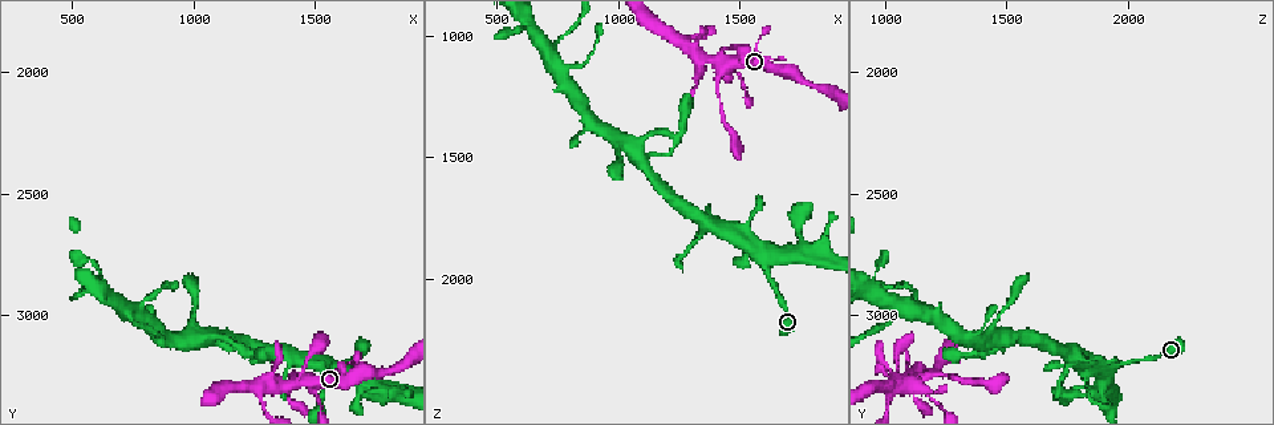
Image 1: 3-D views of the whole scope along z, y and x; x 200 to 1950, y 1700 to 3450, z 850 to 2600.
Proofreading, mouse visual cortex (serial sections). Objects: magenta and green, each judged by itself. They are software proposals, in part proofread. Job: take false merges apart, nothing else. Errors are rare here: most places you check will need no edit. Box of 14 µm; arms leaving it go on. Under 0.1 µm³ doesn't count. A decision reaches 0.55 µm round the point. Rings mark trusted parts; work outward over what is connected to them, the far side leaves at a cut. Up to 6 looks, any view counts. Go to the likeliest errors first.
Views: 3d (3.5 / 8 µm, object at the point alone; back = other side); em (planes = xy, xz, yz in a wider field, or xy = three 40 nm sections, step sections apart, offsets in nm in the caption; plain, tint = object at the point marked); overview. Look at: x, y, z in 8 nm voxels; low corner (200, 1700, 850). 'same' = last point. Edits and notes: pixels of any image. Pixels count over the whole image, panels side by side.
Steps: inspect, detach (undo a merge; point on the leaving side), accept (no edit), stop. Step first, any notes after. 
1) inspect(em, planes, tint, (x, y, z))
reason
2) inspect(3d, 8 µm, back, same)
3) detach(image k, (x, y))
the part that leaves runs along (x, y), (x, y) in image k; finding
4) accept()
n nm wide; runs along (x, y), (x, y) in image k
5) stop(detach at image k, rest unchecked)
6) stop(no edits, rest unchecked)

inspect(3d, 8 µm, (1440, 3270, 1120))
arms part here

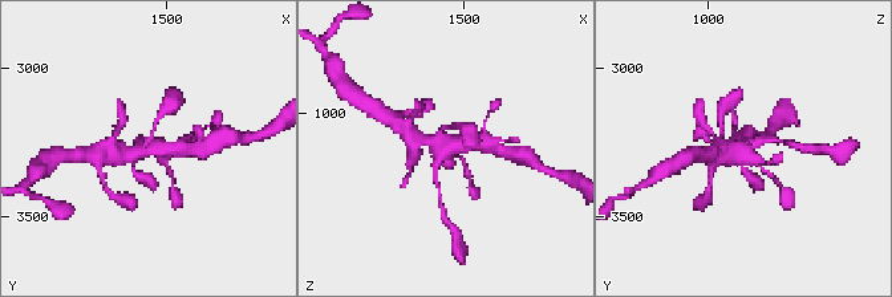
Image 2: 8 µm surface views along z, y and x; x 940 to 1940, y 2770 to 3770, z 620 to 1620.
inspect(3d, 3.5 µm, (1430, 3260, 1110))
closer look

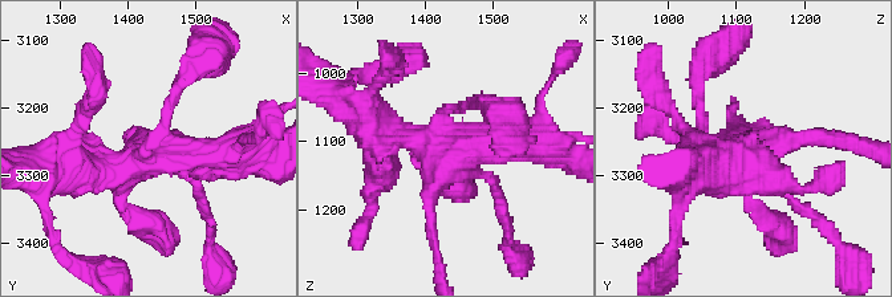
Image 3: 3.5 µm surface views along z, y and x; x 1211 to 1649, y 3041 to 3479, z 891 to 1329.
inspect(em, xy, step 3, tint, (1435, 3275, 1110))

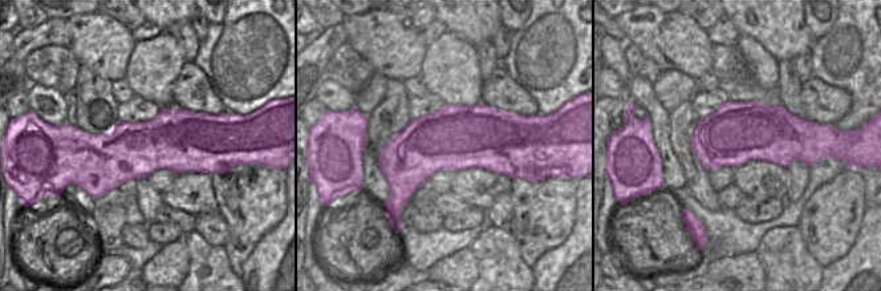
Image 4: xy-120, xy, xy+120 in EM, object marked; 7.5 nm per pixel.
accept()
runs along (534, 143), (444, 150), (367, 119) in image 3; one cell here

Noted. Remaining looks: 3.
inspect(3d, 8 µm, (1590, 3200, 1940))
sharp bend

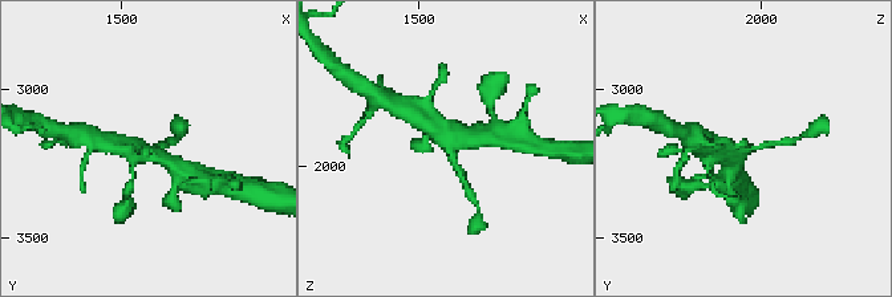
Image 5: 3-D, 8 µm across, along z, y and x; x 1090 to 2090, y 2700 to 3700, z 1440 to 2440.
inspect(3d, 3.5 µm, (1600, 3210, 1940))

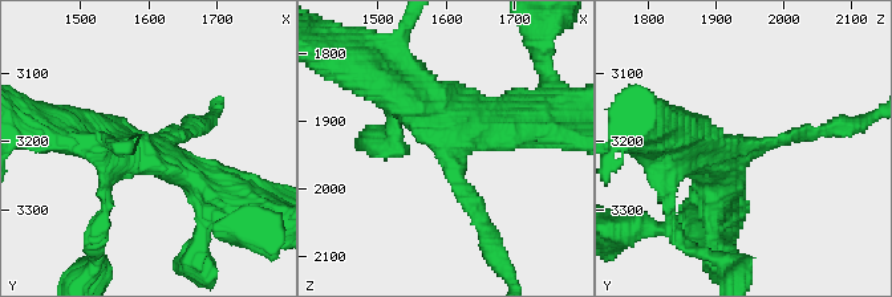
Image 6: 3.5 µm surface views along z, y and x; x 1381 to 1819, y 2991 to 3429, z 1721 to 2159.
inspect(em, xy, step 3, tint, (1600, 3205, 1940))
4 arms; arms of 150, 400, 450, 450 nm; need the tissue

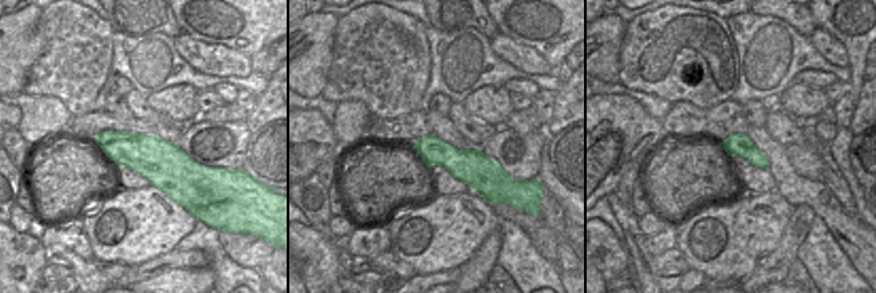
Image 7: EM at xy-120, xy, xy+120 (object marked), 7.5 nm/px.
accept()
240 nm wide; runs along (479, 218), (438, 116), (393, 89) in image 6; continuous, no second cell

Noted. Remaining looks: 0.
stop(no edits, rest unchecked)

